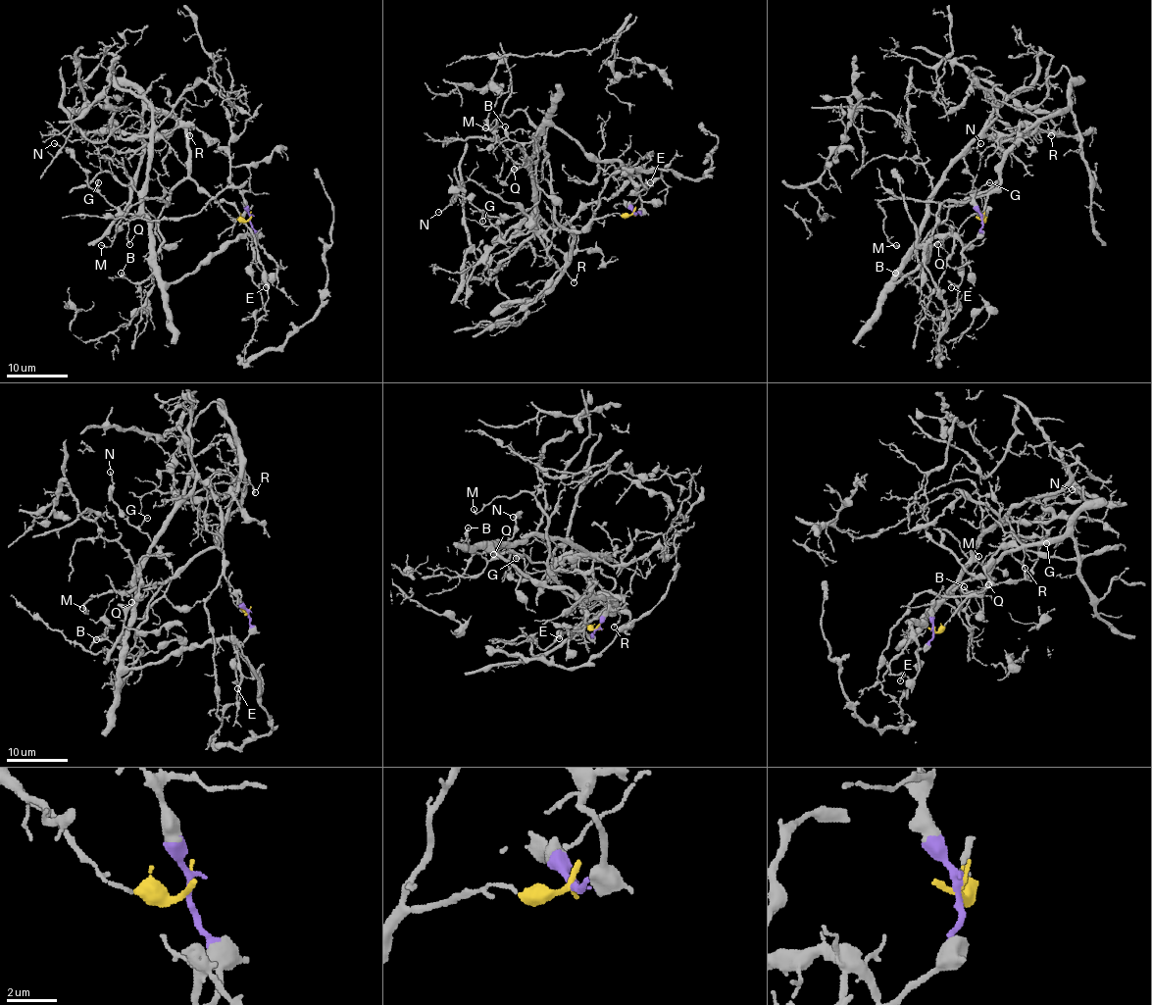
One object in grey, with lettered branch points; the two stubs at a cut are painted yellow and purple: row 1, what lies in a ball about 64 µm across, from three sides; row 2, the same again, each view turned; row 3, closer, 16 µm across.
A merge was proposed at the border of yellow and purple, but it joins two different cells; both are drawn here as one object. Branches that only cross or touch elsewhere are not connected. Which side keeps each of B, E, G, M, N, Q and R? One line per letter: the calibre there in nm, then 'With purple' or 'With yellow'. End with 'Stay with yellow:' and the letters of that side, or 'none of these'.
B: Thickness 260 nm. With purple
E: Thickness 100 nm. With purple
G: Thickness 130 nm. With purple
M: Thickness 150 nm. With yellow
N: Thickness 110 nm. With purple
Q: Thickness 130 nm. With purple
R: Thickness 180 nm. With yellow
Stay with yellow: M, R

